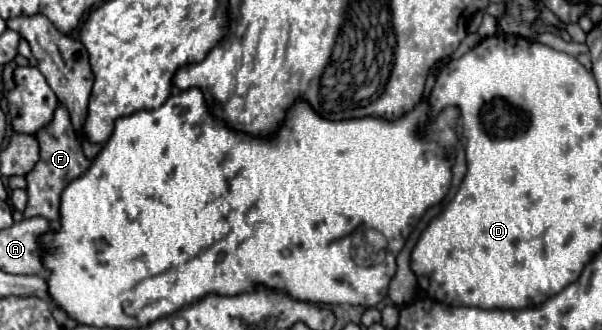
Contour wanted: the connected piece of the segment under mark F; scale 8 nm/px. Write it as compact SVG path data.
M63 104L57 106L53 120L45 128L37 130L35 138L39 142L39 162L25 176L29 202L27 202L27 208L25 208L23 216L25 218L41 216L41 218L49 220L51 224L57 224L59 222L59 196L61 196L63 188L71 180L75 180L77 176L81 176L91 166L91 162L83 156L81 140L79 140L75 128L73 128L71 116L69 116L69 112L67 112L67 108Z

